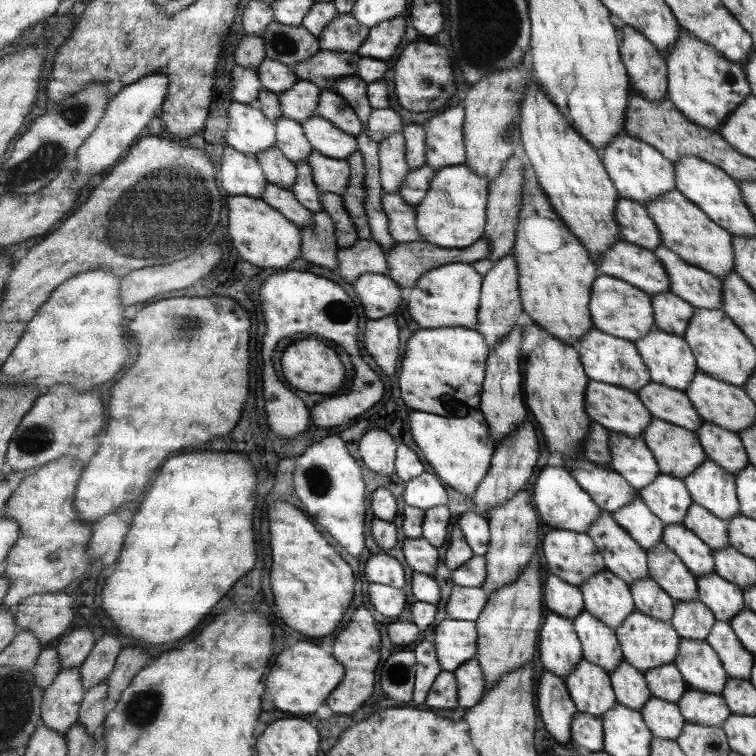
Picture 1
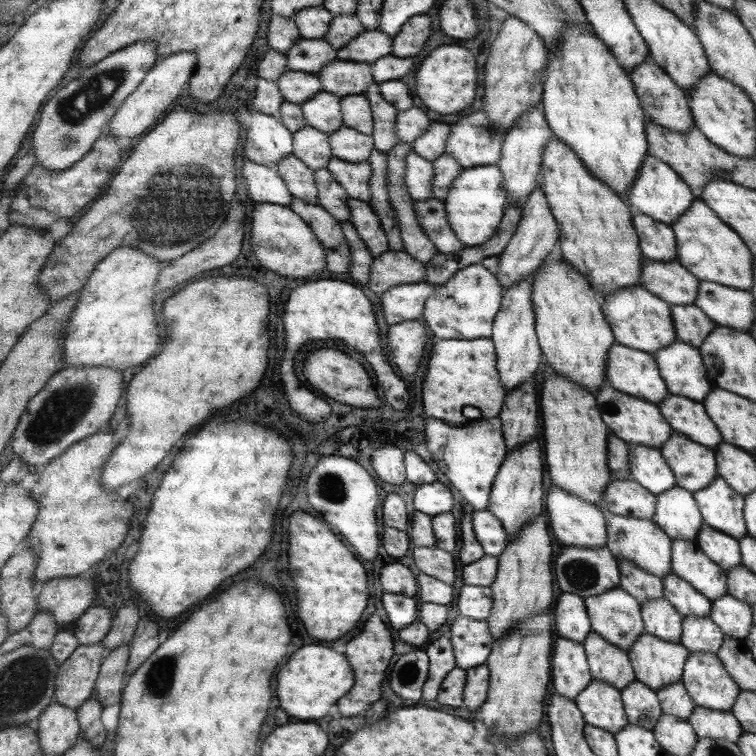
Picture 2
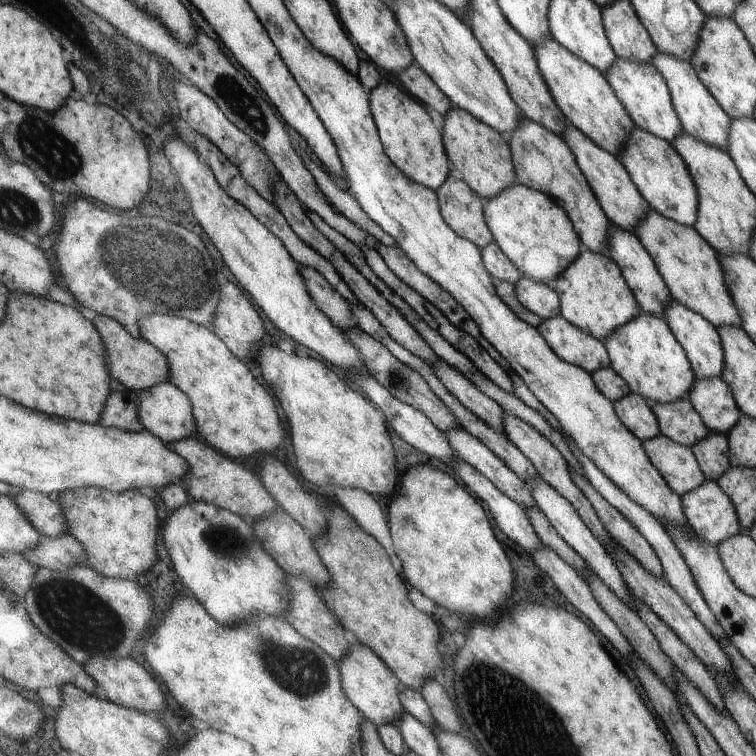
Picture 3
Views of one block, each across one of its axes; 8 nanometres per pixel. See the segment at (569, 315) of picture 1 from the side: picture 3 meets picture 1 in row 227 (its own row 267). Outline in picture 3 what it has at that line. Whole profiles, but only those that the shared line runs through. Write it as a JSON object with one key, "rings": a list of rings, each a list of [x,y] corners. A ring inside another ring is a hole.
{"rings":[[[516,182],[510,189],[504,190],[494,198],[489,198],[485,206],[485,216],[488,226],[491,228],[492,234],[495,236],[495,242],[503,249],[524,277],[530,277],[534,282],[548,283],[556,280],[560,274],[566,272],[568,266],[574,264],[580,256],[579,233],[575,230],[571,217],[566,216],[566,212],[562,210],[549,195],[543,191],[537,191],[531,187],[521,185]]]}

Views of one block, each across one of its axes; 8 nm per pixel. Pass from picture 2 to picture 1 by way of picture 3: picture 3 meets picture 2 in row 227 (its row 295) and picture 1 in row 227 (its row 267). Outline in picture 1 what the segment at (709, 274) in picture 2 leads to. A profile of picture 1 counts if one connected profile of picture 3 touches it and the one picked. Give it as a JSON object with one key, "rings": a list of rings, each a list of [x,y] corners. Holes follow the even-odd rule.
{"rings":[[[678,189],[656,197],[654,201],[646,203],[646,207],[659,228],[663,245],[679,254],[684,261],[692,266],[703,267],[720,280],[735,270],[735,246],[732,242],[734,236]]]}

